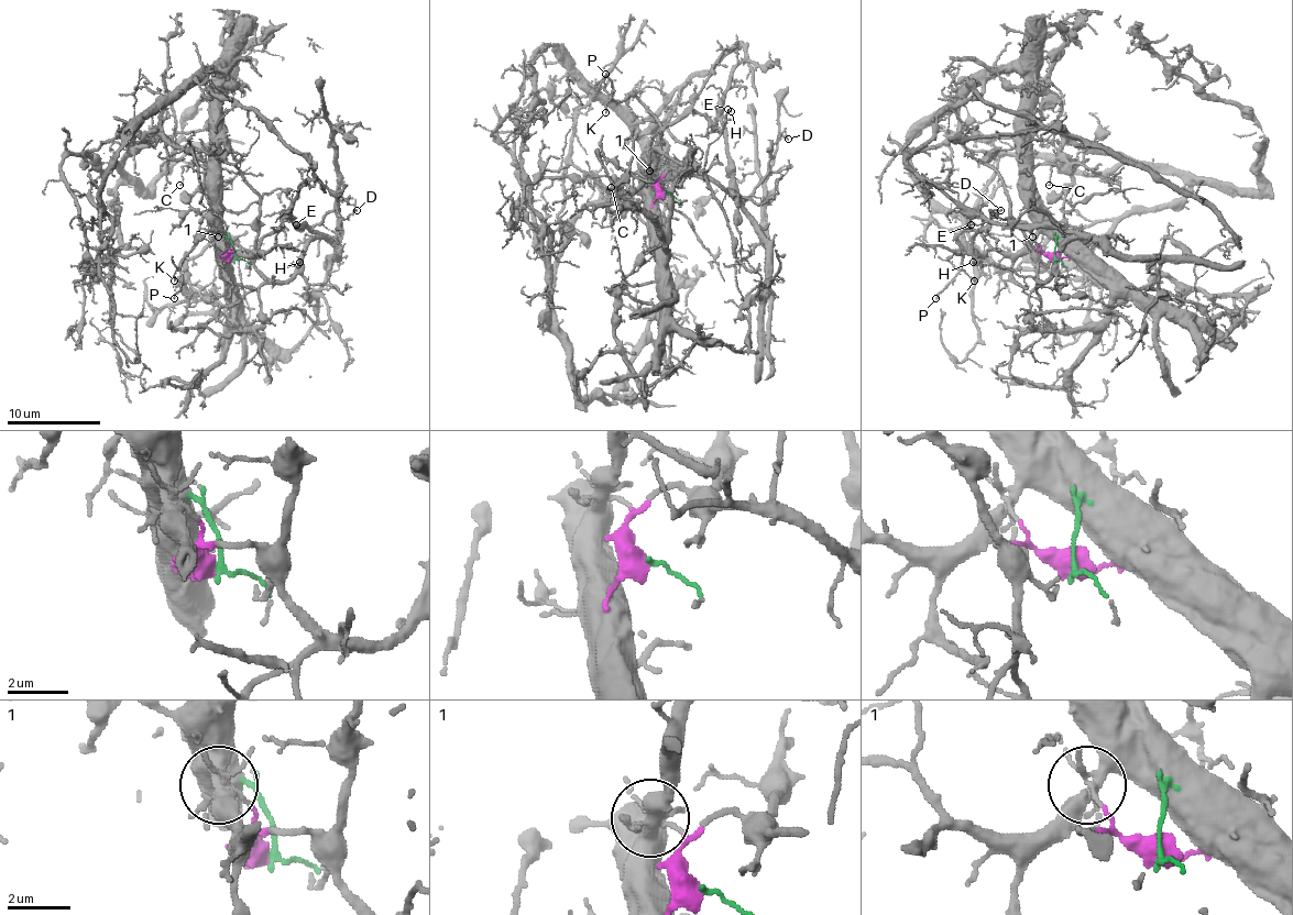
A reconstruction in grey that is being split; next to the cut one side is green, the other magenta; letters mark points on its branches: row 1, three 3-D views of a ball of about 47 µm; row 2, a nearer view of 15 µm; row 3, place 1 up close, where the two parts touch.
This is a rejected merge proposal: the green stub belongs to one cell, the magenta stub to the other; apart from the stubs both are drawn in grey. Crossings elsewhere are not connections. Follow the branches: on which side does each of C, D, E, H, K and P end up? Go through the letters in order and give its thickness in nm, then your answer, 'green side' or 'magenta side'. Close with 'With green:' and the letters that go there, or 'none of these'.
C: 120 nm | green side
D: 120 nm | magenta side
E: 120 nm | magenta side
H: 130 nm | magenta side
K: 130 nm | green side
P: 140 nm | green side
With green: C, K, P

